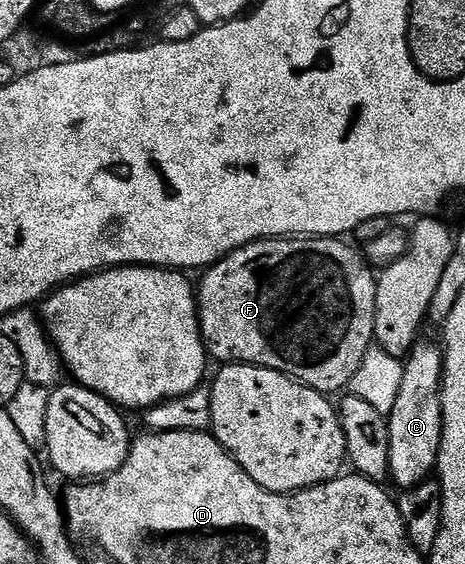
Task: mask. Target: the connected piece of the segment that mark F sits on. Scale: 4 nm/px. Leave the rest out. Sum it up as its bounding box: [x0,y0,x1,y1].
[197,236,377,396]

